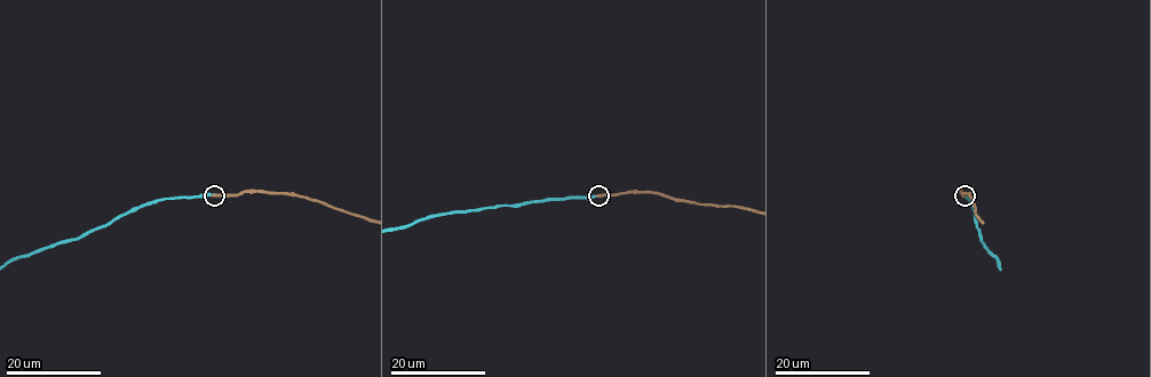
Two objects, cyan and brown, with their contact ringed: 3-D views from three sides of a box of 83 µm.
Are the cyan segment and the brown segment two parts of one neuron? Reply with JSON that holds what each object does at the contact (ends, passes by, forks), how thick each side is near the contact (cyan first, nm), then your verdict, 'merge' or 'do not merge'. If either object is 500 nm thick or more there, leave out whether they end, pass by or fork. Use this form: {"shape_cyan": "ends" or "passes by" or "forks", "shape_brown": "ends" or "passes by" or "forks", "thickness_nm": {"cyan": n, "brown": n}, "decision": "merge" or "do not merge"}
{"shape_cyan": "ends", "shape_brown": "ends", "thickness_nm": {"cyan": 140, "brown": 300}, "decision": "do not merge"}

